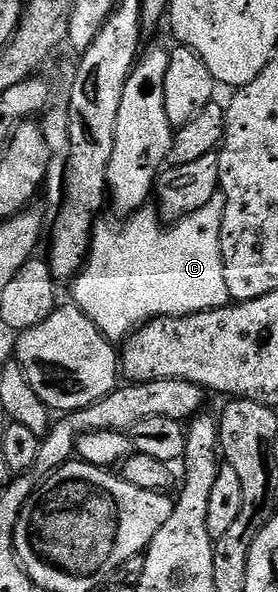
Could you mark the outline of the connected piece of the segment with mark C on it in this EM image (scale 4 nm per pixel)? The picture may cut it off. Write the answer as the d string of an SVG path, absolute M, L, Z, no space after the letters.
M210 203L182 221L166 227L156 208L142 207L136 213L126 216L121 230L105 225L93 234L93 246L89 248L89 259L80 275L73 278L72 304L99 327L104 337L114 343L121 343L137 332L142 325L156 317L186 317L208 309L221 309L230 304L227 279L223 279L221 258L221 205Z

